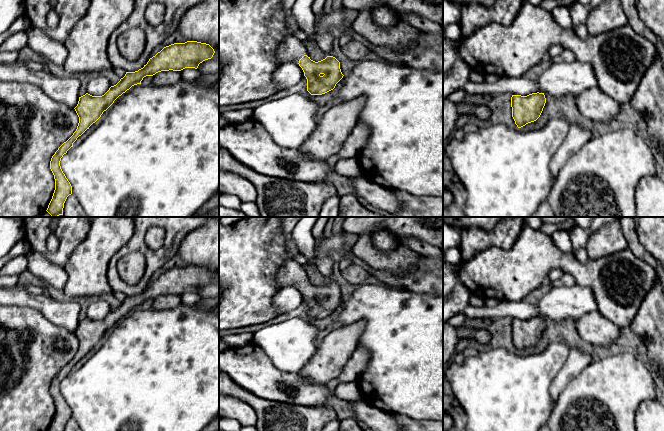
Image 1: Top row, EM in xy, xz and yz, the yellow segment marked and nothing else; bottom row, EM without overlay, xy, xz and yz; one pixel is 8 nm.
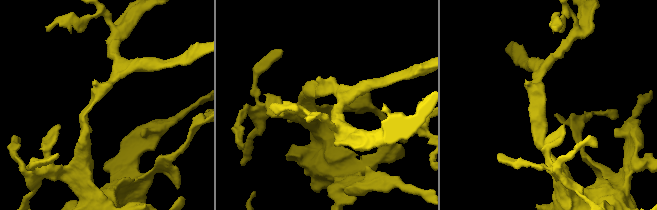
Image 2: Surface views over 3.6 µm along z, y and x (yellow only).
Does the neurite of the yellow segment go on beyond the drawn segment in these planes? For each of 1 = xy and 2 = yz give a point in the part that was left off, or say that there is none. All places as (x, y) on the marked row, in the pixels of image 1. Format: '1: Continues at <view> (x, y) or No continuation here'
1: No continuation here
2: No continuation here

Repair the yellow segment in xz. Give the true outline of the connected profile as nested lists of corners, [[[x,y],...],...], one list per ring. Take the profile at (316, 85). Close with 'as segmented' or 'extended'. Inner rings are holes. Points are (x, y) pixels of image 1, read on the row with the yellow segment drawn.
[[[288,35],[277,50],[281,63],[294,61],[299,64],[307,79],[307,91],[311,95],[322,95],[333,90],[343,78],[340,62],[333,56],[315,62],[306,55],[305,48],[294,36]]]; extended

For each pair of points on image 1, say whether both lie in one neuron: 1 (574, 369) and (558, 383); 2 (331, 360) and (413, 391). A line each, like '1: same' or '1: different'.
1: same
2: different

